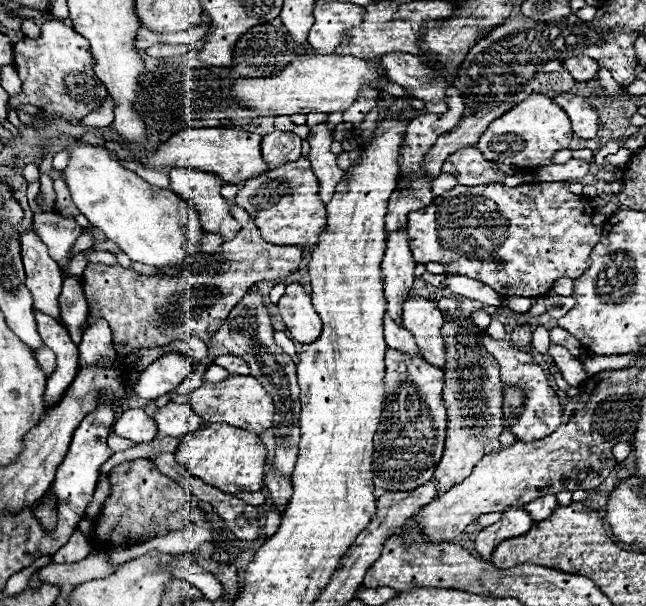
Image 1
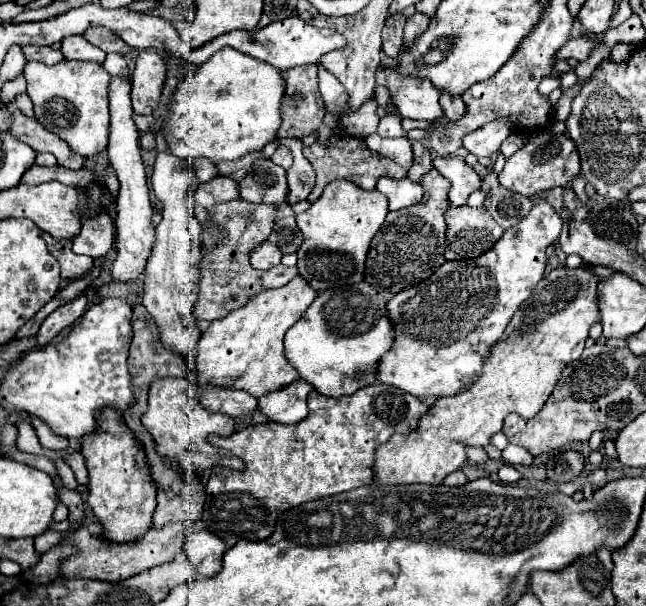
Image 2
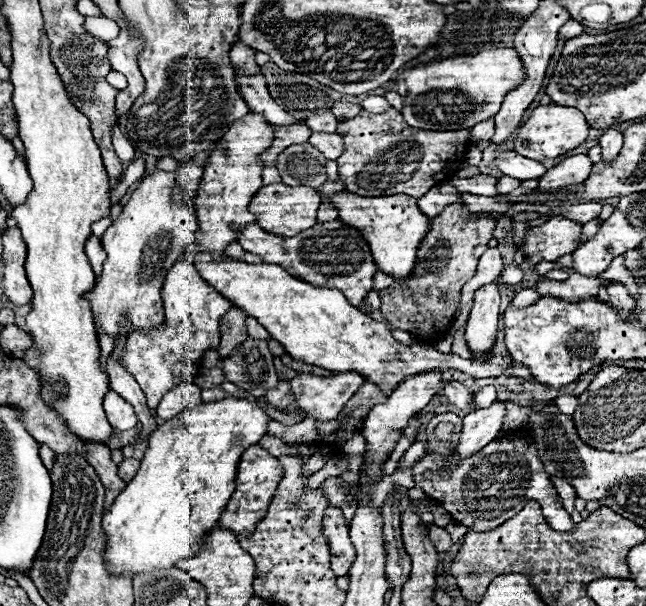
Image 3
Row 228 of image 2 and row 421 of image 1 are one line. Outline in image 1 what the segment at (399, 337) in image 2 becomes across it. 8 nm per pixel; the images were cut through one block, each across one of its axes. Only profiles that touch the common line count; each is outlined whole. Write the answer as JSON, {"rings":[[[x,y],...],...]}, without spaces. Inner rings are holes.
{"rings":[[[486,336],[486,350],[500,364],[502,386],[518,386],[522,390],[522,396],[524,396],[524,404],[522,404],[520,412],[508,420],[510,432],[522,442],[532,442],[532,440],[540,440],[540,438],[550,436],[558,428],[558,424],[562,424],[562,406],[560,406],[554,390],[550,388],[546,372],[536,364],[536,360],[528,352],[514,348],[506,340],[494,340],[494,338]]]}

